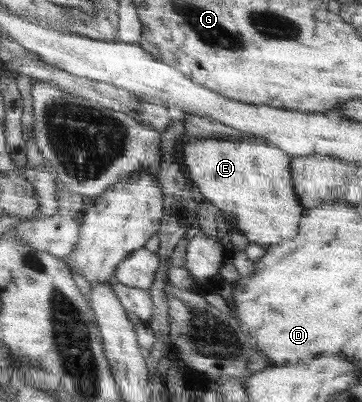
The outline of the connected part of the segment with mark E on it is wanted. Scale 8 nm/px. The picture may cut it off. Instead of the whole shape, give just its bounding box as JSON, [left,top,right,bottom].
[182,137,305,248]

